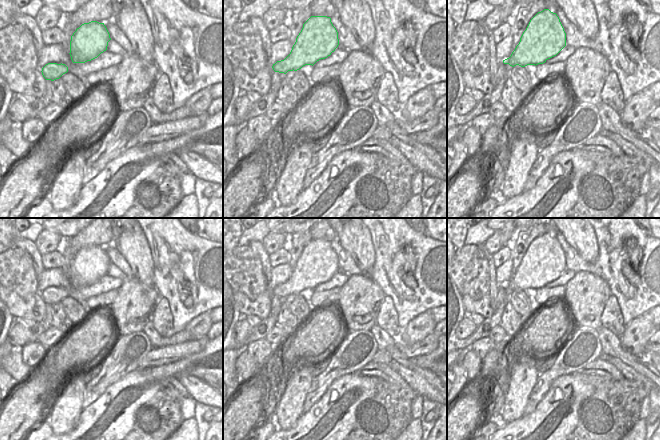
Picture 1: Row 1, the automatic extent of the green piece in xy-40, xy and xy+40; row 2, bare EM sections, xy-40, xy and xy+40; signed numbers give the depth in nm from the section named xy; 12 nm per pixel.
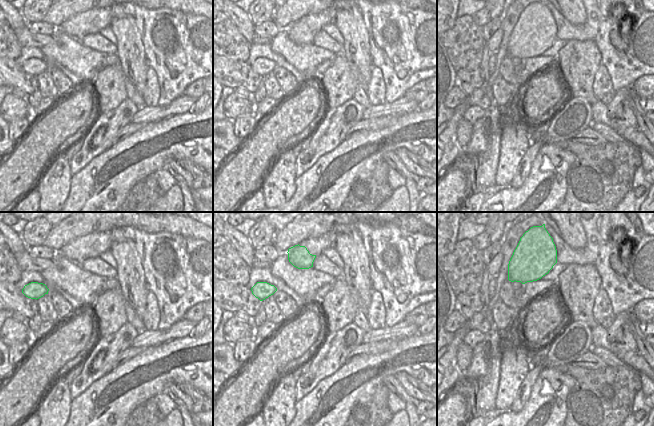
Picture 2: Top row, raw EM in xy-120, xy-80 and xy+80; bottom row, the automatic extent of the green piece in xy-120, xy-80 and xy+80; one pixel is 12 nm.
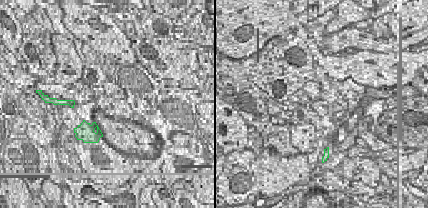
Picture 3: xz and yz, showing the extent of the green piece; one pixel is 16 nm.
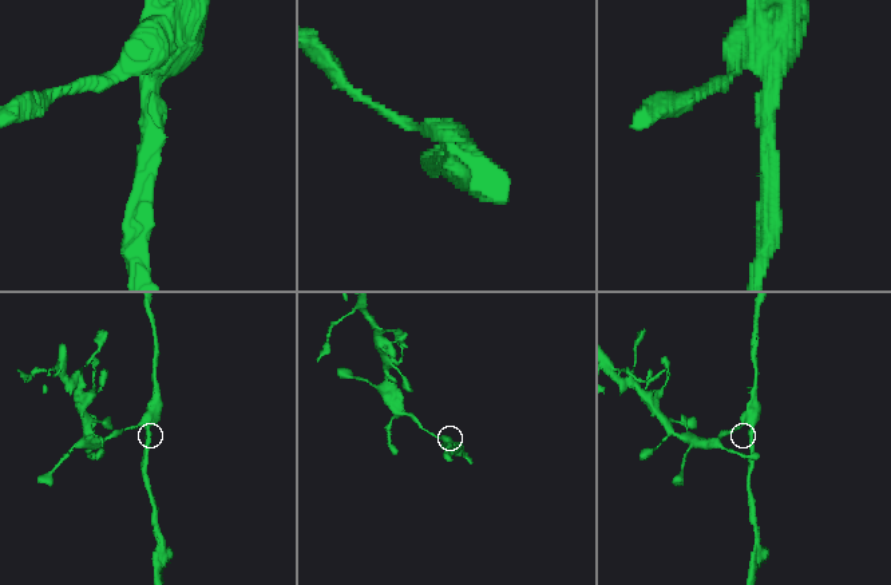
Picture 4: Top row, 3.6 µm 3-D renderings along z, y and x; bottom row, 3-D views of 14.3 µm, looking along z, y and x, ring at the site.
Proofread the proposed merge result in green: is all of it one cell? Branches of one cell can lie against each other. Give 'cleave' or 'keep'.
cleave

